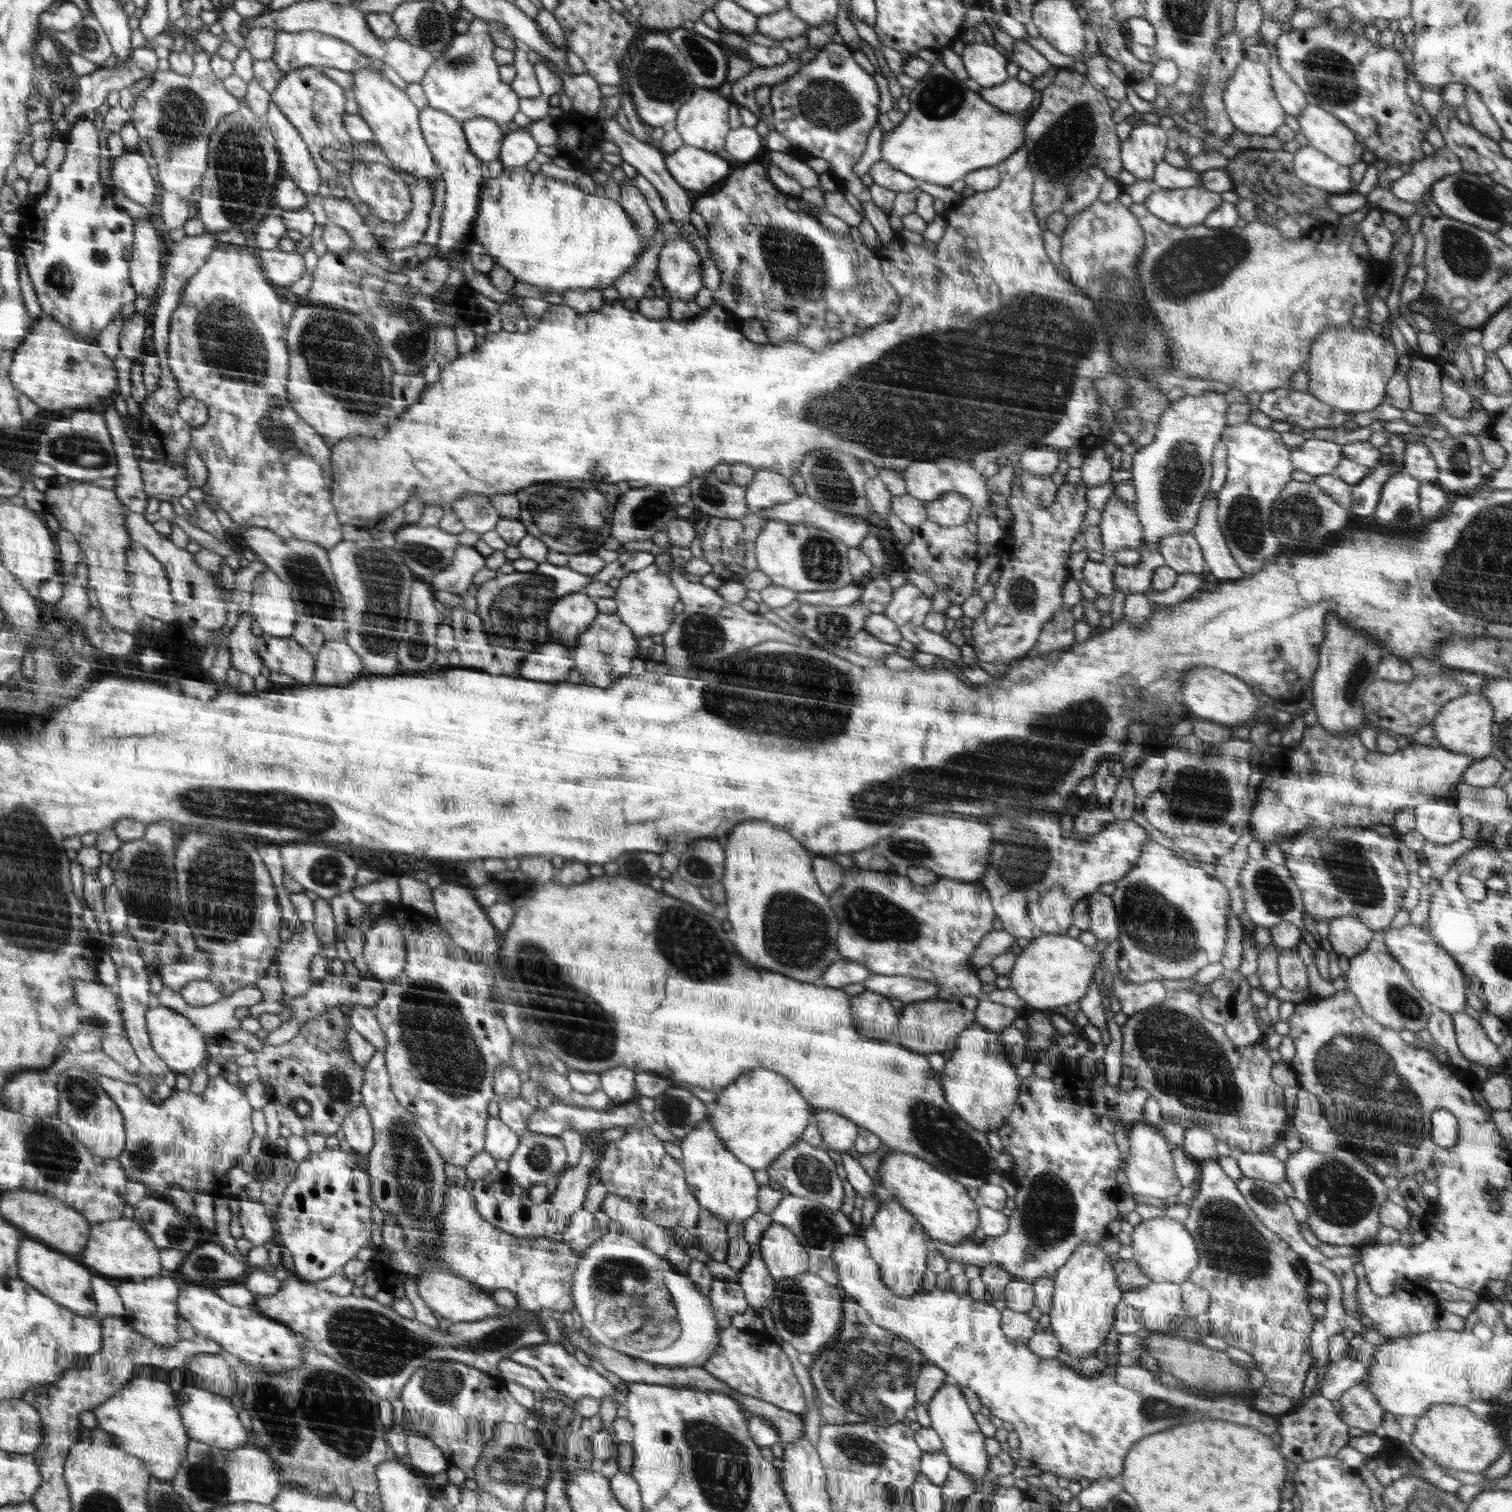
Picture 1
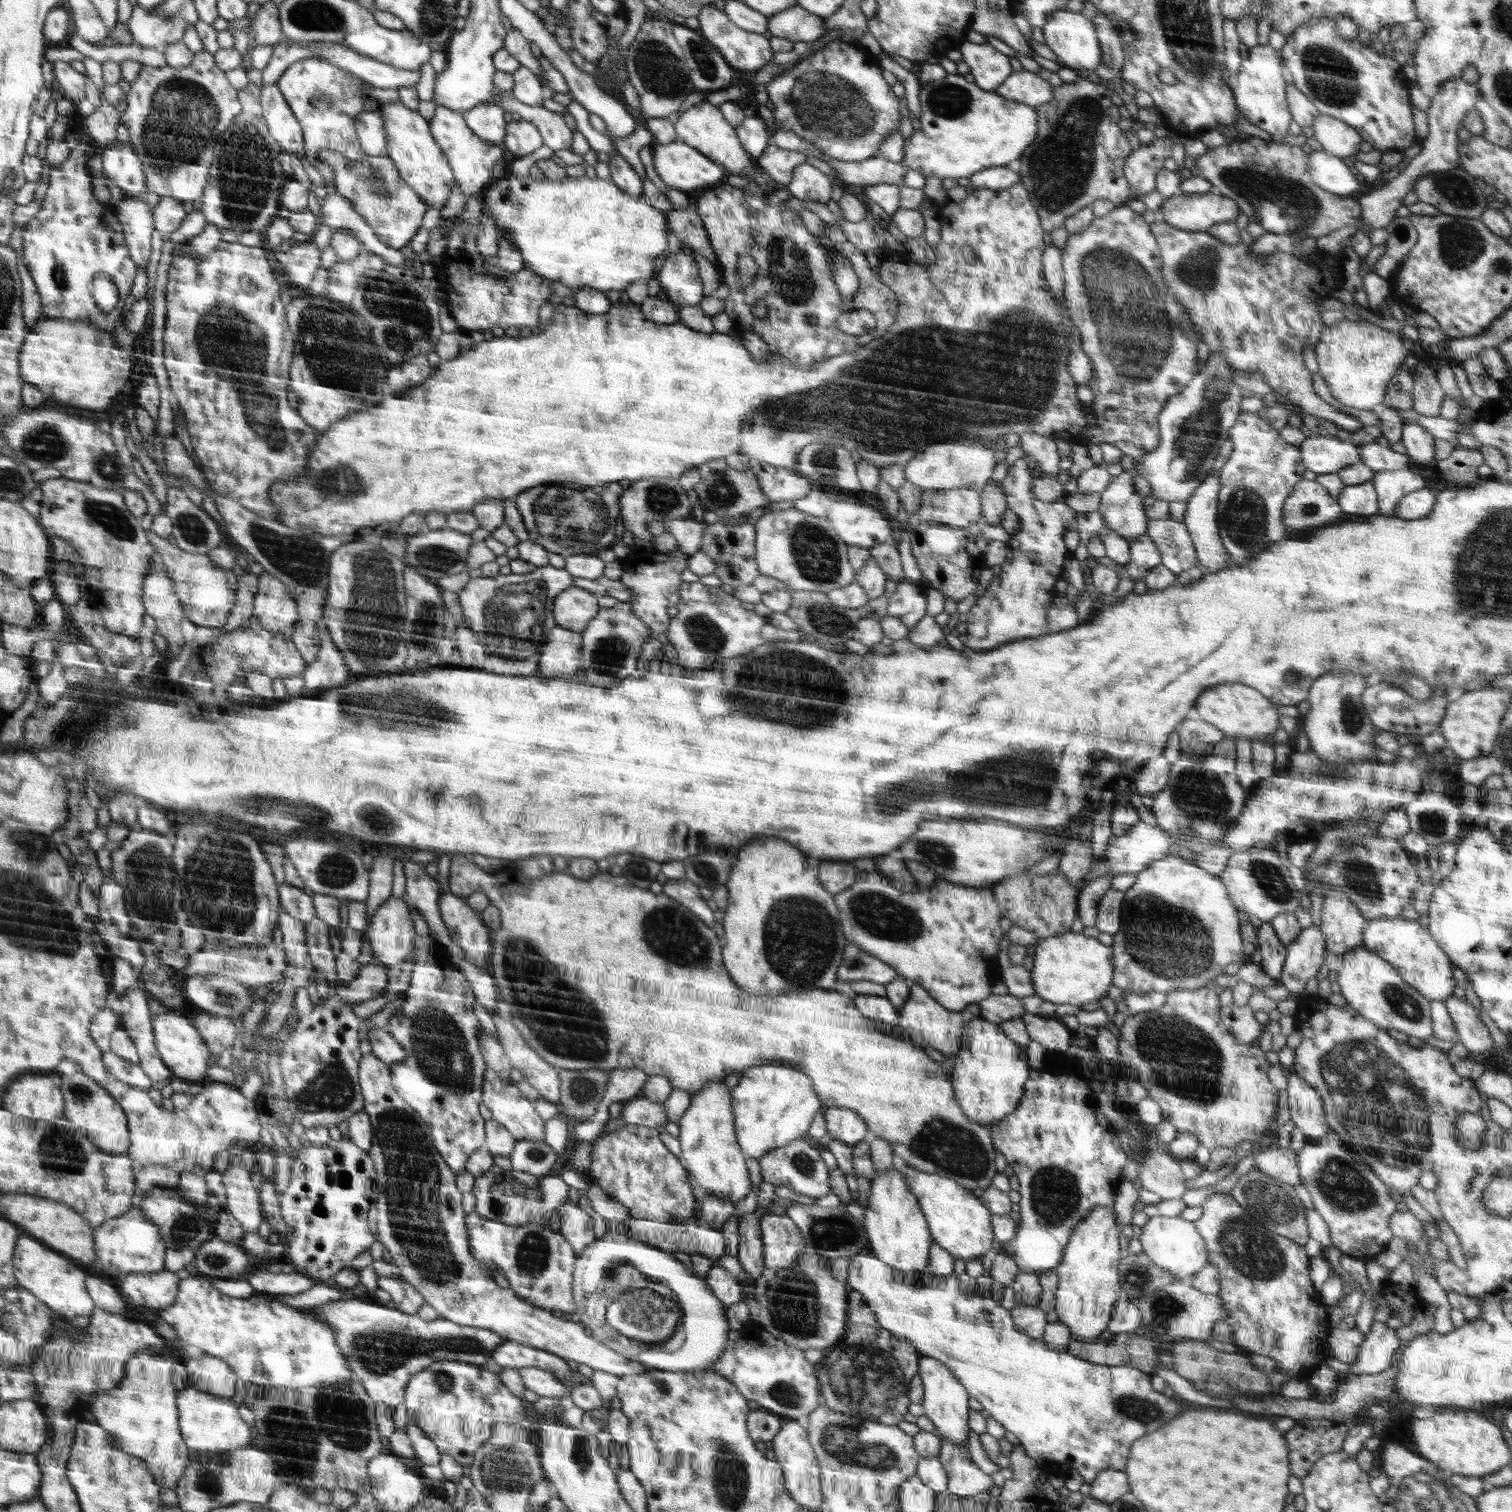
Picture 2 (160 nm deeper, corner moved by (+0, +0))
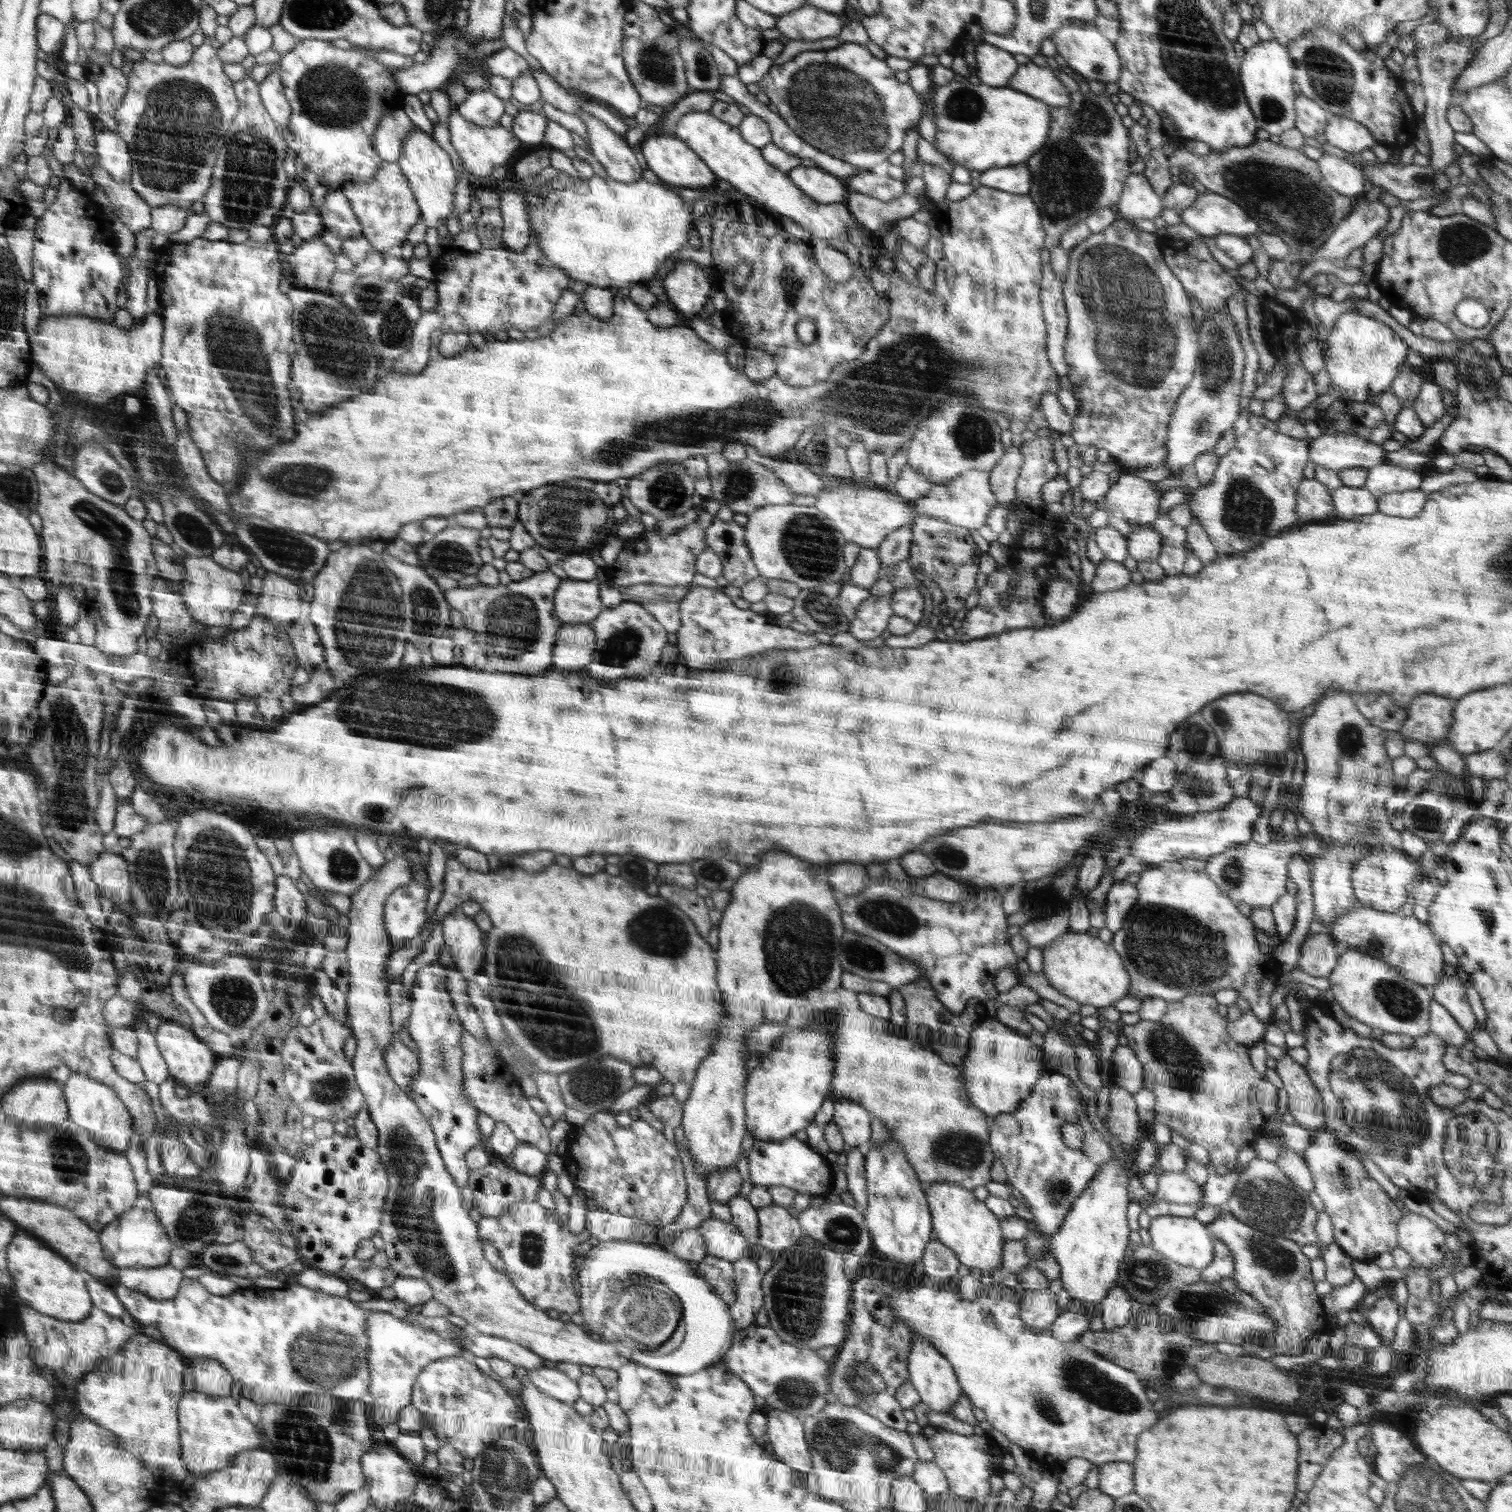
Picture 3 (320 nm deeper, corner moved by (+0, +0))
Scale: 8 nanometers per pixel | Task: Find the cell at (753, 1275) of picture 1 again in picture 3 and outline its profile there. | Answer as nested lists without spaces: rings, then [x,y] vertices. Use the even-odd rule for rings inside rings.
[[[742,1194],[736,1195],[727,1204],[731,1208],[733,1223],[741,1230],[749,1244],[750,1259],[757,1259],[756,1246],[759,1244],[759,1215],[752,1201]]]

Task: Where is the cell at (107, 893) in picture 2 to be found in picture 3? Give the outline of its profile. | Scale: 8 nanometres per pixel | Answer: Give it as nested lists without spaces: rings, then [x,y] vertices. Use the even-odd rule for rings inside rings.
[[[114,852],[100,854],[90,864],[90,878],[113,904],[123,905],[131,900],[131,878],[126,862]]]

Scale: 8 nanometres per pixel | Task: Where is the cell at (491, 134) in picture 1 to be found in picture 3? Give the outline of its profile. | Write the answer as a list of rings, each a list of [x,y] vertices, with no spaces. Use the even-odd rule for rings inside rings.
[[[490,89],[474,90],[467,99],[456,106],[459,114],[471,124],[484,127],[496,127],[500,125],[500,119],[504,116],[504,101],[498,98]]]

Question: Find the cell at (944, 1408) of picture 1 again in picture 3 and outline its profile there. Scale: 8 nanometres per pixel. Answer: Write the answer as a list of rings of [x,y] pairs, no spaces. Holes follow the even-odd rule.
[[[913,1334],[911,1348],[907,1364],[909,1382],[918,1391],[921,1402],[927,1404],[930,1410],[939,1414],[950,1415],[952,1405],[963,1394],[962,1386],[958,1382],[953,1366],[936,1348],[932,1348],[932,1344],[928,1344],[928,1340],[924,1340],[922,1336]]]

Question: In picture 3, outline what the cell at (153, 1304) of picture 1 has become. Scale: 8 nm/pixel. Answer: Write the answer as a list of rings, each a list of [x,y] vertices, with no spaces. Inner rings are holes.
[[[173,1266],[160,1268],[119,1268],[116,1279],[125,1288],[136,1290],[154,1300],[172,1300],[182,1287],[182,1272]]]

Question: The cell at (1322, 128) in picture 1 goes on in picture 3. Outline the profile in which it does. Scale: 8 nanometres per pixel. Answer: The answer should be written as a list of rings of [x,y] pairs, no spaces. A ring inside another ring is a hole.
[[[1330,115],[1328,118],[1325,136],[1328,143],[1353,154],[1371,149],[1377,143],[1368,127],[1337,115]]]

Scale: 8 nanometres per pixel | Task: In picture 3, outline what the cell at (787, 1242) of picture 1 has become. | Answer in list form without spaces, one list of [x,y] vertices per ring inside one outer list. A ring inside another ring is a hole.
[[[780,1205],[763,1206],[758,1210],[759,1244],[771,1250],[773,1260],[795,1246],[802,1236],[799,1220],[788,1214],[786,1207]]]

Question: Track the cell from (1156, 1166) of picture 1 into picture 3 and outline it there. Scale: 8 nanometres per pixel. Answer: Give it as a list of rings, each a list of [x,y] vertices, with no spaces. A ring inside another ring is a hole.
[[[1184,1171],[1166,1172],[1158,1175],[1158,1186],[1154,1201],[1177,1202],[1180,1204],[1198,1203],[1203,1192]]]

